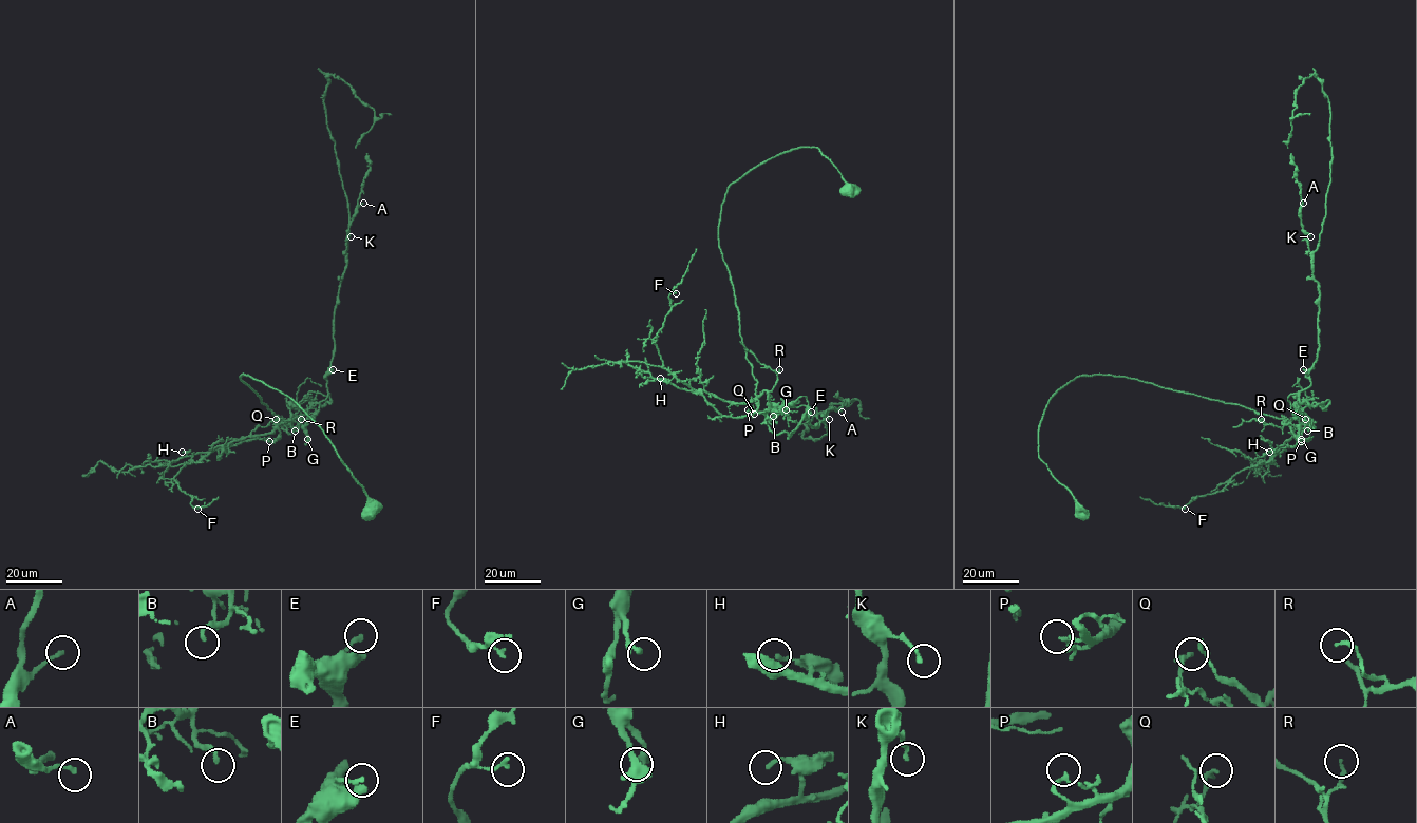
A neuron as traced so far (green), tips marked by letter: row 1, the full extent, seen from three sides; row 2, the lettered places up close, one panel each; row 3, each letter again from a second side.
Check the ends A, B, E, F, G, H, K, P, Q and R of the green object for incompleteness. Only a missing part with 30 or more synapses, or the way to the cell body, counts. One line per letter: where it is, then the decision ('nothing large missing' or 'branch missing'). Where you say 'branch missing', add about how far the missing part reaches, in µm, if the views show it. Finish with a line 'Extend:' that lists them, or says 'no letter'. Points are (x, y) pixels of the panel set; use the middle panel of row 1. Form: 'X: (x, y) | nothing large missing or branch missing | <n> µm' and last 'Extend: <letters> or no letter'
A: (842, 412) | nothing large missing
B: (773, 416) | nothing large missing
E: (811, 412) | nothing large missing
F: (676, 293) | nothing large missing
G: (786, 409) | nothing large missing
H: (660, 378) | nothing large missing
K: (829, 419) | nothing large missing
P: (748, 409) | nothing large missing
Q: (754, 414) | nothing large missing
R: (779, 369) | nothing large missing
Extend: no letter

